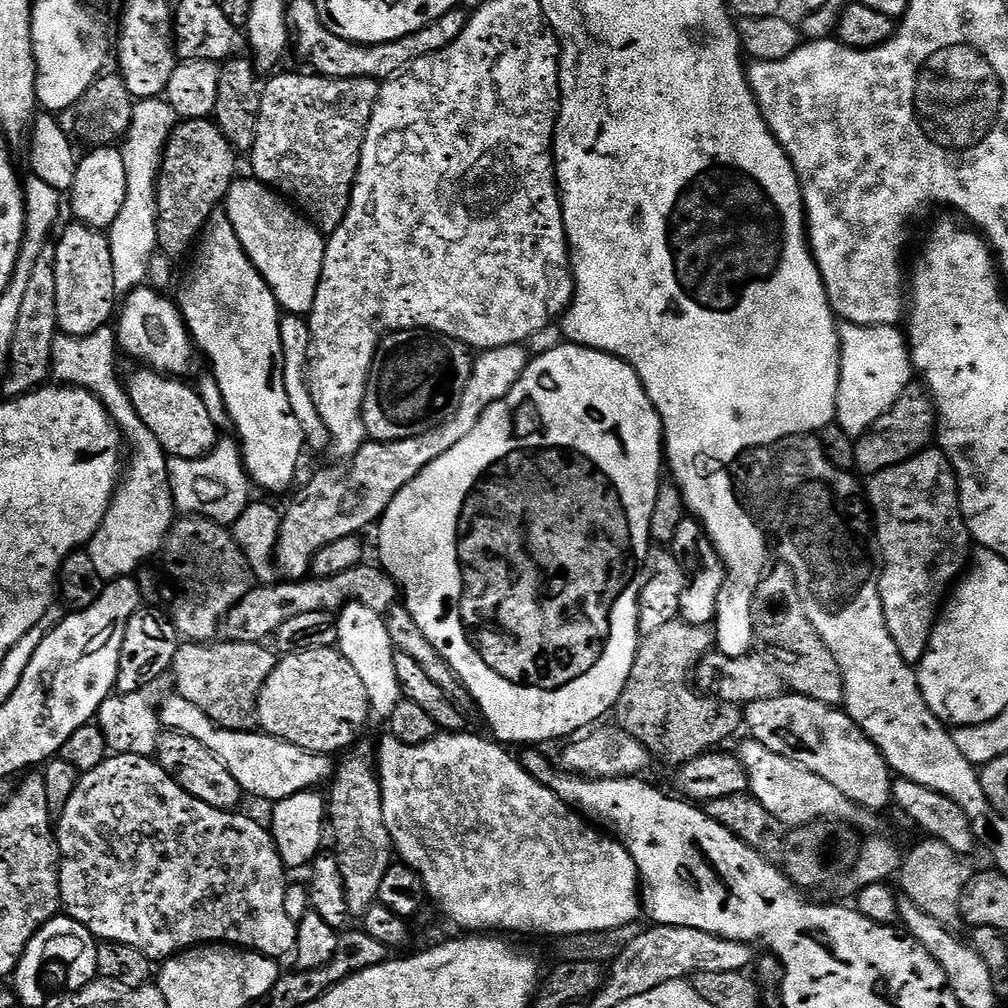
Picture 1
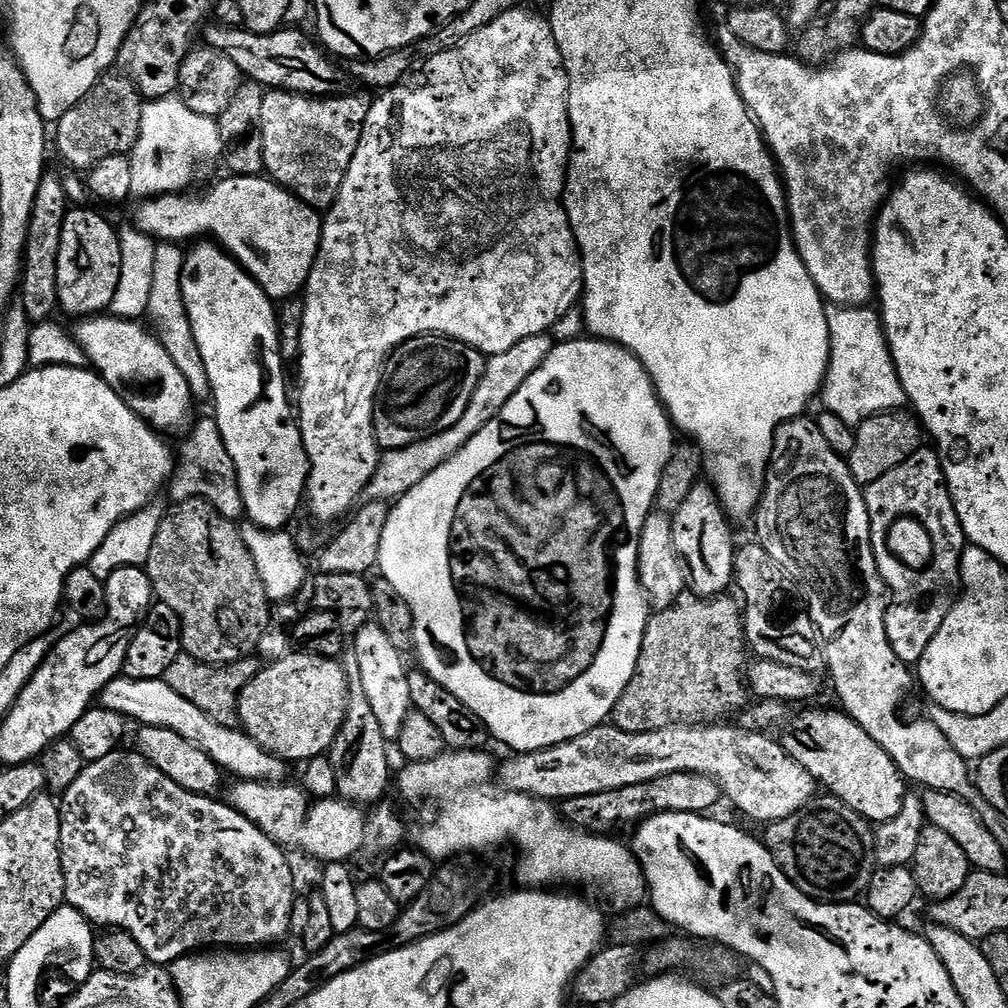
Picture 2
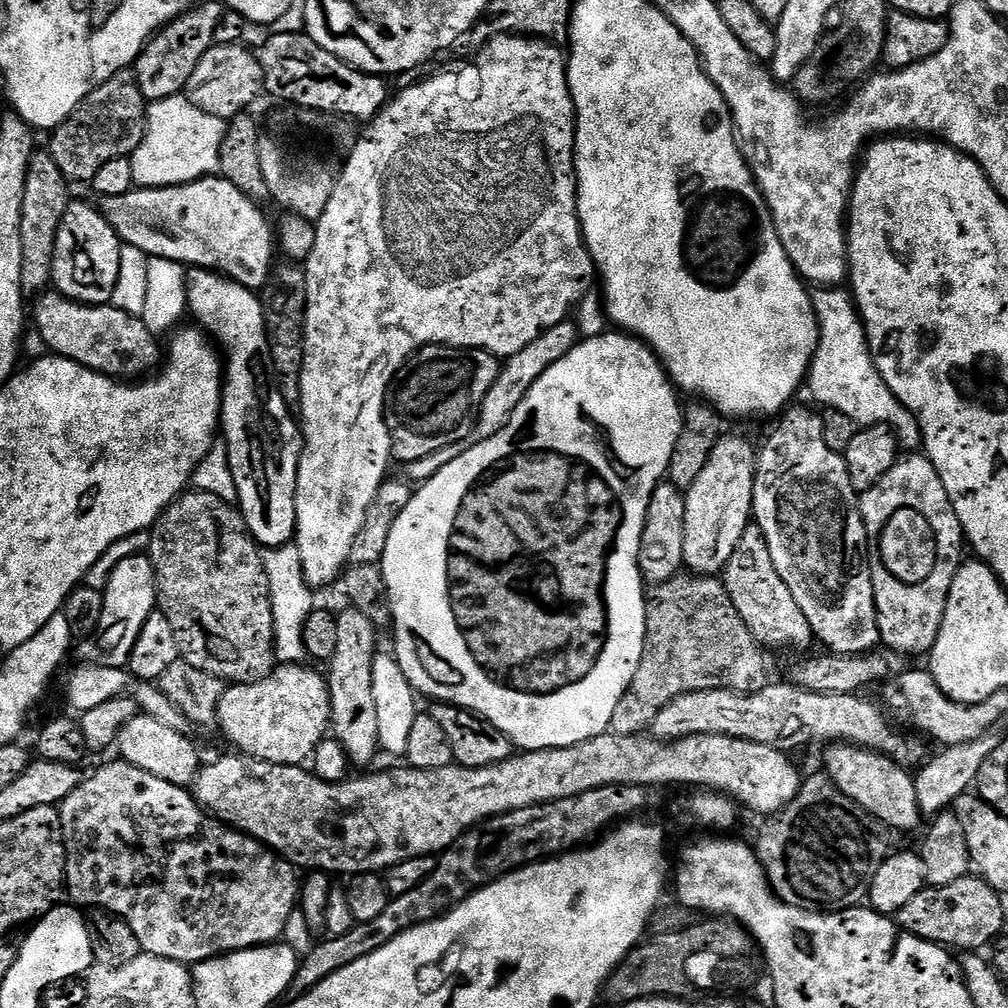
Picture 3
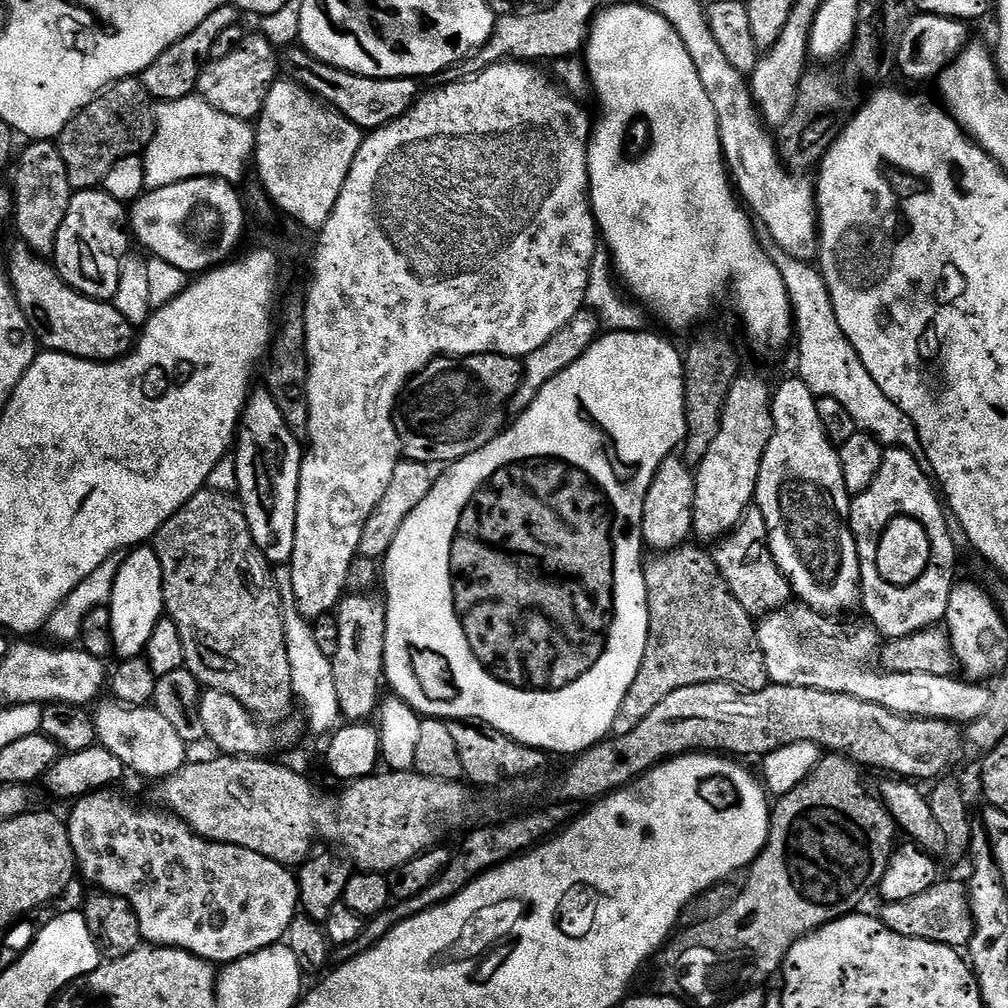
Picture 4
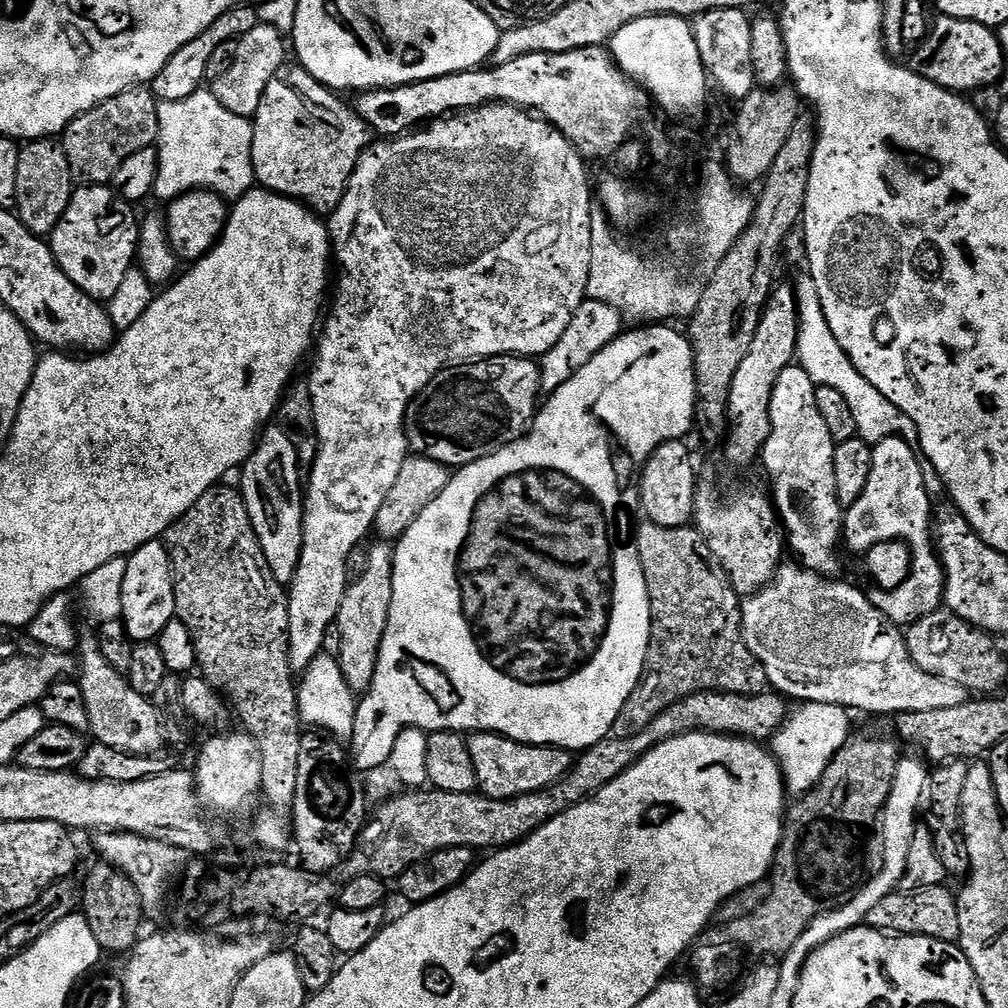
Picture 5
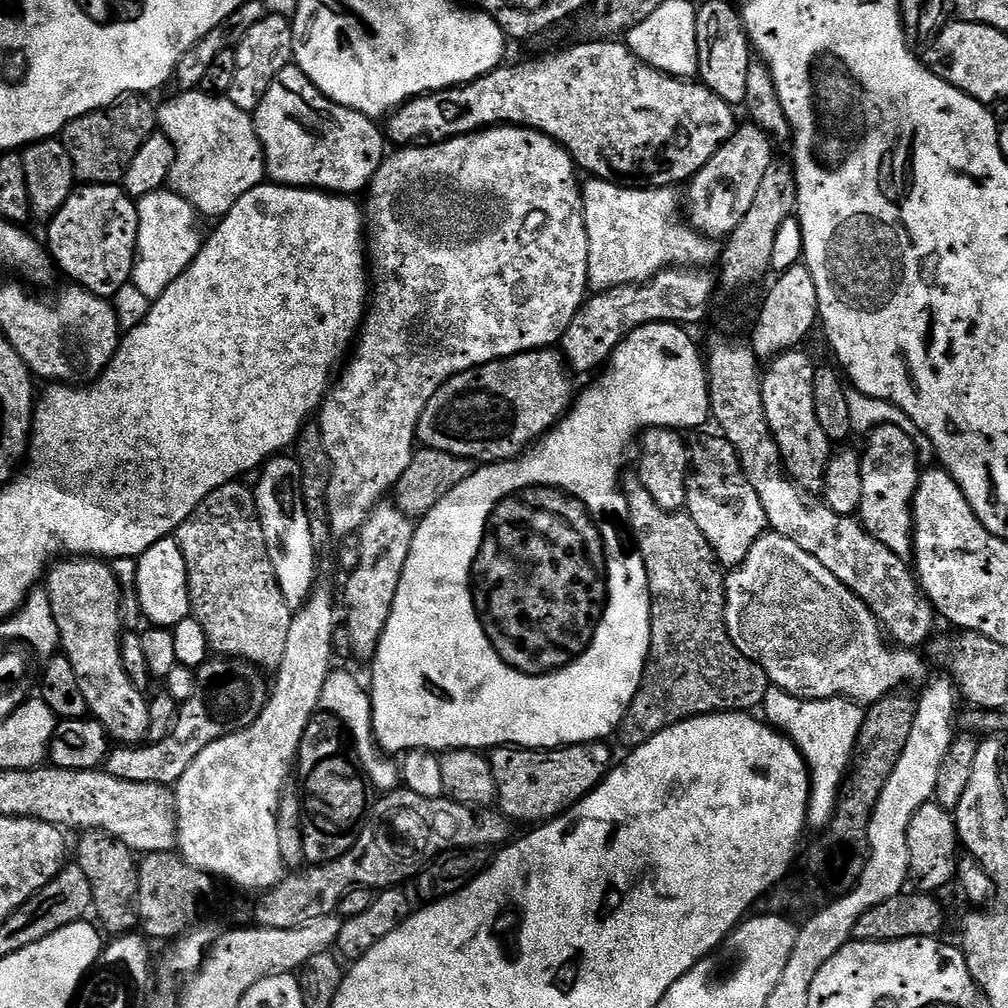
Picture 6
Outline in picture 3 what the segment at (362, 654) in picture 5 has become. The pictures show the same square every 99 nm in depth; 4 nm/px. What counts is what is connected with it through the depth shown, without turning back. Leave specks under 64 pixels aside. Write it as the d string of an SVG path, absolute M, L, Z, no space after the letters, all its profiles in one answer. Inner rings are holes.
M353 606L346 607L347 609L343 613L342 611L337 615L336 621L338 622L338 647L334 650L334 658L327 661L326 679L328 681L328 689L330 690L330 706L332 707L332 722L330 725L330 732L334 739L344 747L344 753L348 756L349 765L360 767L360 770L364 770L368 763L371 762L375 756L378 756L380 752L380 743L378 742L378 709L374 702L374 658L378 654L378 648L376 648L376 636L378 636L378 629L373 626L370 618L366 614L362 613Z

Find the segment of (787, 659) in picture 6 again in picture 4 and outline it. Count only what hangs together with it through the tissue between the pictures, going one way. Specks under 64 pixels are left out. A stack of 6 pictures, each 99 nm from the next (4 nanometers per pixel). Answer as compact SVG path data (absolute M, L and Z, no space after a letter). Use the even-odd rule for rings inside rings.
M785 606L776 612L769 612L759 621L756 629L771 683L850 694L854 698L862 698L862 702L886 706L886 710L903 716L949 720L951 724L961 726L982 718L982 714L990 710L991 687L964 678L956 680L955 675L894 674L877 670L874 661L882 647L882 637L875 628L865 626L851 632L831 615L816 612L807 606L792 607Z

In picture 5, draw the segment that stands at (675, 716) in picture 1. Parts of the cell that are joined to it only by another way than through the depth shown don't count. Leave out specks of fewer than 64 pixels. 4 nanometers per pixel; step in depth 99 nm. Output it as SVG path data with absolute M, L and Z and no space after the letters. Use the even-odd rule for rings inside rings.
M647 522L635 529L634 539L640 555L642 574L646 578L646 590L650 598L652 611L652 633L648 643L648 653L644 663L644 672L640 675L638 686L630 698L626 698L626 706L614 718L611 735L617 740L634 738L662 710L674 706L678 701L699 692L733 692L739 696L759 696L769 687L768 675L764 668L750 654L740 629L741 597L732 589L728 575L708 552L702 534L695 527L667 528Z

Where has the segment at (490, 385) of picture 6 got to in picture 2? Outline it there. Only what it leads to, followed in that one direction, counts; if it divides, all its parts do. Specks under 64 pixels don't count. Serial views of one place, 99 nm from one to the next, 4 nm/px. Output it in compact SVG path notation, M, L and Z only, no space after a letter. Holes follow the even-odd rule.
M415 336L405 344L399 344L384 363L384 375L380 378L380 389L376 392L372 415L376 443L384 450L405 448L414 442L422 442L422 438L450 430L450 426L454 426L454 422L466 414L466 406L470 406L474 390L478 390L478 382L484 376L485 359L484 353L474 350L474 346L466 346L466 342L451 340L449 336Z

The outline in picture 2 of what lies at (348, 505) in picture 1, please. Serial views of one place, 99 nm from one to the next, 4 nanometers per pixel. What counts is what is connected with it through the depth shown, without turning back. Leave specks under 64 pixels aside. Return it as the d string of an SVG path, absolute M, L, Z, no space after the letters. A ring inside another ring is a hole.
M551 335L531 336L518 342L518 346L510 346L510 350L502 354L487 357L484 361L484 376L478 382L478 390L474 390L474 398L470 398L470 406L466 406L466 414L462 414L462 418L458 418L458 422L454 422L450 430L442 430L430 438L422 438L422 442L414 442L405 448L387 449L380 457L376 473L370 478L366 489L367 499L395 502L410 490L414 490L414 486L418 486L422 478L434 474L438 466L454 458L454 454L458 454L458 450L462 450L466 442L470 442L470 438L474 438L474 434L482 430L482 426L499 417L502 406L506 406L506 402L510 402L510 398L518 394L522 382L526 382L526 378L530 378L530 374L534 374L534 370L538 370L542 362L546 362L553 347Z

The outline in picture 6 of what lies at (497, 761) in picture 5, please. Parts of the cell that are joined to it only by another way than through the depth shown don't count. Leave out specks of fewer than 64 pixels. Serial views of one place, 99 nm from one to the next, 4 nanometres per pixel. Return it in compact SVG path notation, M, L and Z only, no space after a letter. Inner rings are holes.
M593 742L591 744L565 744L563 748L503 748L491 749L487 757L488 765L496 783L496 799L498 810L517 825L539 826L559 816L567 808L573 808L579 800L589 796L595 788L604 781L613 767L612 752L607 743Z

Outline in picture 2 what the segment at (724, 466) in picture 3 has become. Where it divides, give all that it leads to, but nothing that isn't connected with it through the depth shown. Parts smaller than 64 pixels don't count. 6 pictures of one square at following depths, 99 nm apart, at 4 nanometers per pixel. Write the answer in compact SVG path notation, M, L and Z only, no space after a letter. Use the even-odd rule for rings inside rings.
M698 482L694 490L690 490L686 502L682 502L682 506L678 506L678 510L671 513L671 518L674 550L678 550L684 570L688 574L687 591L702 600L725 595L729 591L728 587L731 584L733 587L734 584L738 544L737 541L732 541L733 525L720 504L715 487Z

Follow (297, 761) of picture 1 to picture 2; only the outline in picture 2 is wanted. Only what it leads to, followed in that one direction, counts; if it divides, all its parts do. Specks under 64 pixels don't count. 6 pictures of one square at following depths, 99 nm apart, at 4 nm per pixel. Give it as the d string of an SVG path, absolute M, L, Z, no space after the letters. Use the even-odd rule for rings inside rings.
M119 675L111 680L98 697L99 707L114 710L129 721L137 720L137 725L149 728L165 728L174 730L174 734L182 734L186 742L194 742L225 773L233 772L233 777L242 780L263 780L280 782L285 779L285 761L270 754L258 742L251 740L247 732L240 728L227 728L214 722L194 702L189 702L178 694L178 690L170 690L170 686L162 678L159 680L131 680L129 676Z

